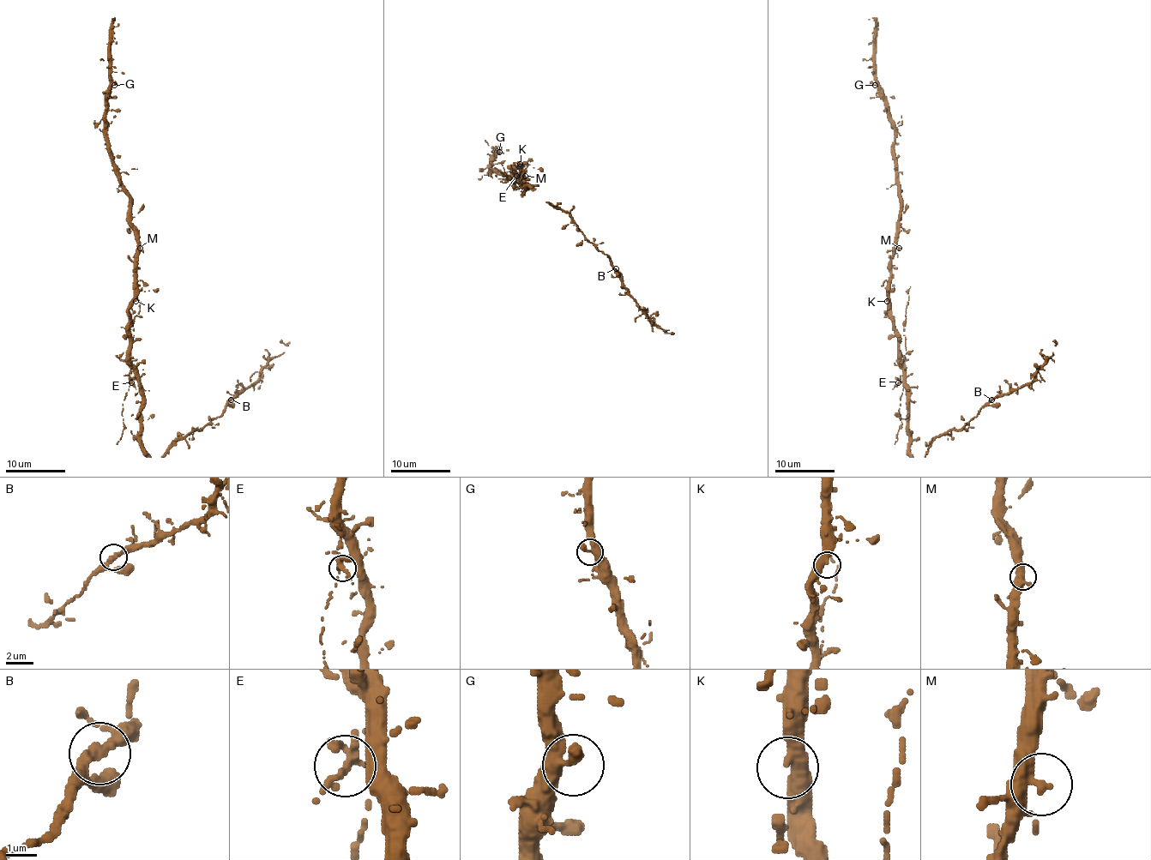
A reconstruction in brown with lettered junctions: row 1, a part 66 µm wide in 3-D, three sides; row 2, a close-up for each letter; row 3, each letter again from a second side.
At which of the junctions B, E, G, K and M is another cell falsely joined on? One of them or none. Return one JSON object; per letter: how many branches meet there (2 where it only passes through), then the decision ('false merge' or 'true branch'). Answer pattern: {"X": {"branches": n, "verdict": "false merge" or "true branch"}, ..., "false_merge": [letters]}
{"B": {"branches": 2, "verdict": "true branch"}, "E": {"branches": 2, "verdict": "true branch"}, "G": {"branches": 2, "verdict": "true branch"}, "K": {"branches": 2, "verdict": "true branch"}, "M": {"branches": 2, "verdict": "true branch"}, "false_merge": []}

